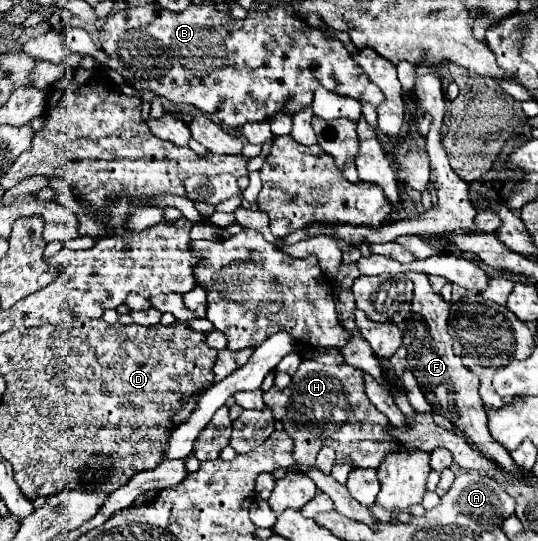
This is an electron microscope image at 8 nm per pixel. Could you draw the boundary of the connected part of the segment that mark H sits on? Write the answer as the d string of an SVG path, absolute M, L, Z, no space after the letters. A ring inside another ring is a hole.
M304 359L288 387L270 387L270 391L264 391L264 403L292 437L292 455L296 465L302 467L320 491L334 499L334 509L350 519L374 525L376 519L370 515L368 507L362 507L360 503L356 505L344 485L315 468L316 453L326 445L336 451L338 461L350 457L356 467L378 467L384 453L398 449L398 443L390 439L390 421L368 401L364 393L362 375L364 371L350 365L322 365L318 361Z

